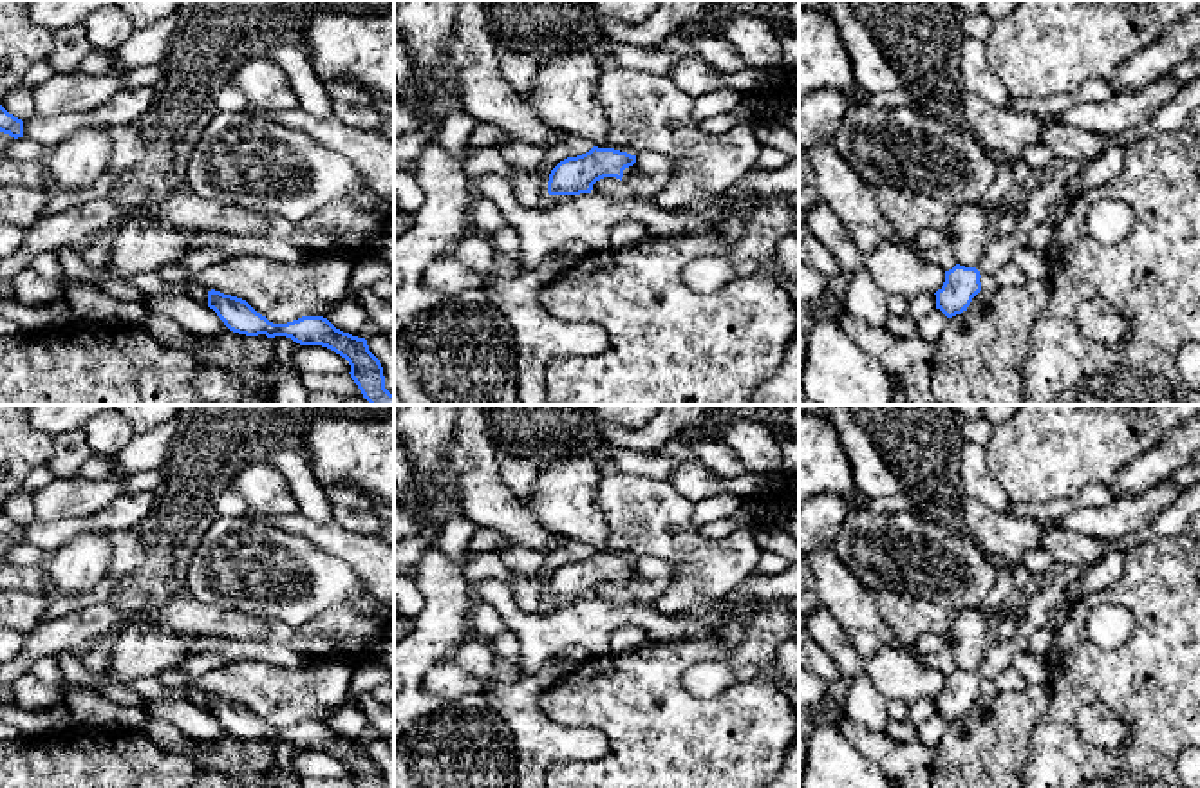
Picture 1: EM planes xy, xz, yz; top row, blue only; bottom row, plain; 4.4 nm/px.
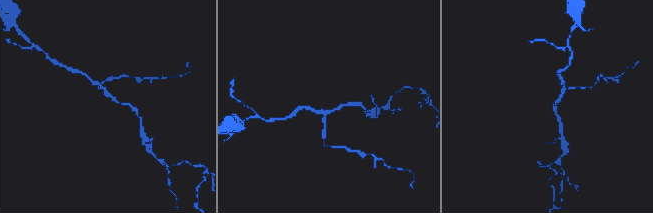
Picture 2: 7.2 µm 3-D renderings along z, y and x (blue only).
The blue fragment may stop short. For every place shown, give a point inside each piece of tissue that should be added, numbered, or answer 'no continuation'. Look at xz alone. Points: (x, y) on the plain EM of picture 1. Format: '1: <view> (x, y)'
no continuation

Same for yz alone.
no continuation

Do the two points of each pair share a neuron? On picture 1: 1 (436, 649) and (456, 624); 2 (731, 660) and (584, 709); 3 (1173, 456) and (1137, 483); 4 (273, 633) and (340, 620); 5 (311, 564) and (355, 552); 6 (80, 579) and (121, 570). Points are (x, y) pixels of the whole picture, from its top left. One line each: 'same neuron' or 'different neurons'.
1: same neuron
2: same neuron
3: same neuron
4: same neuron
5: different neurons
6: different neurons

